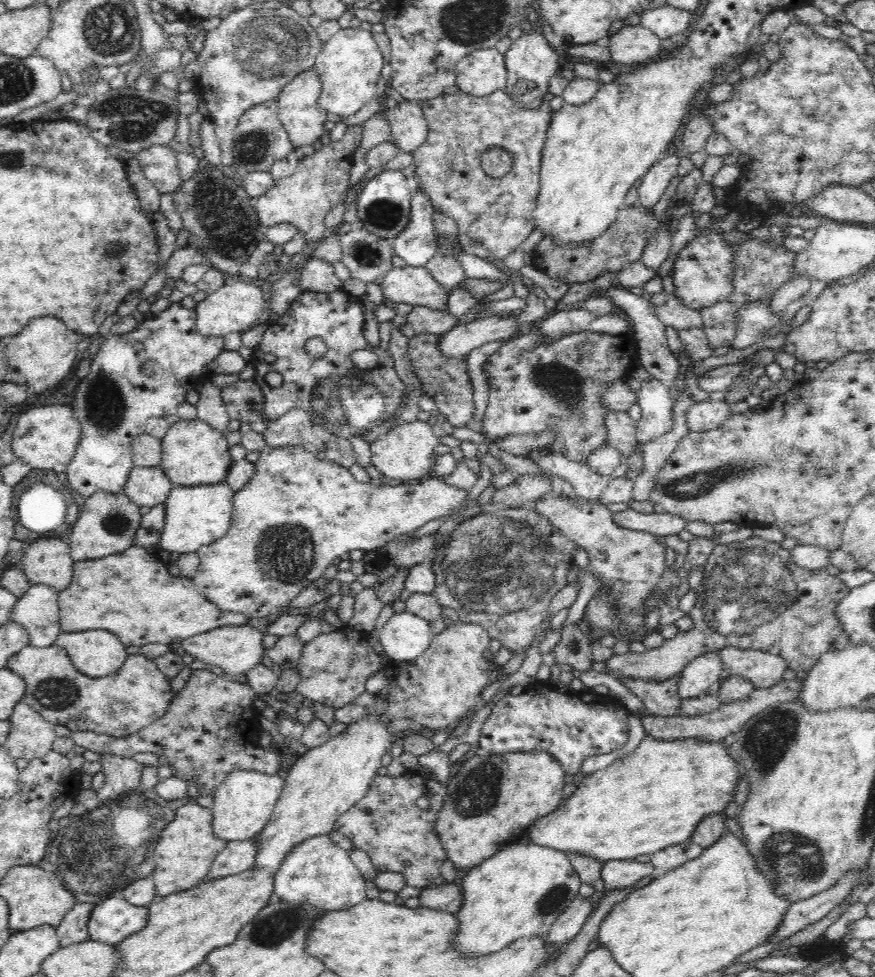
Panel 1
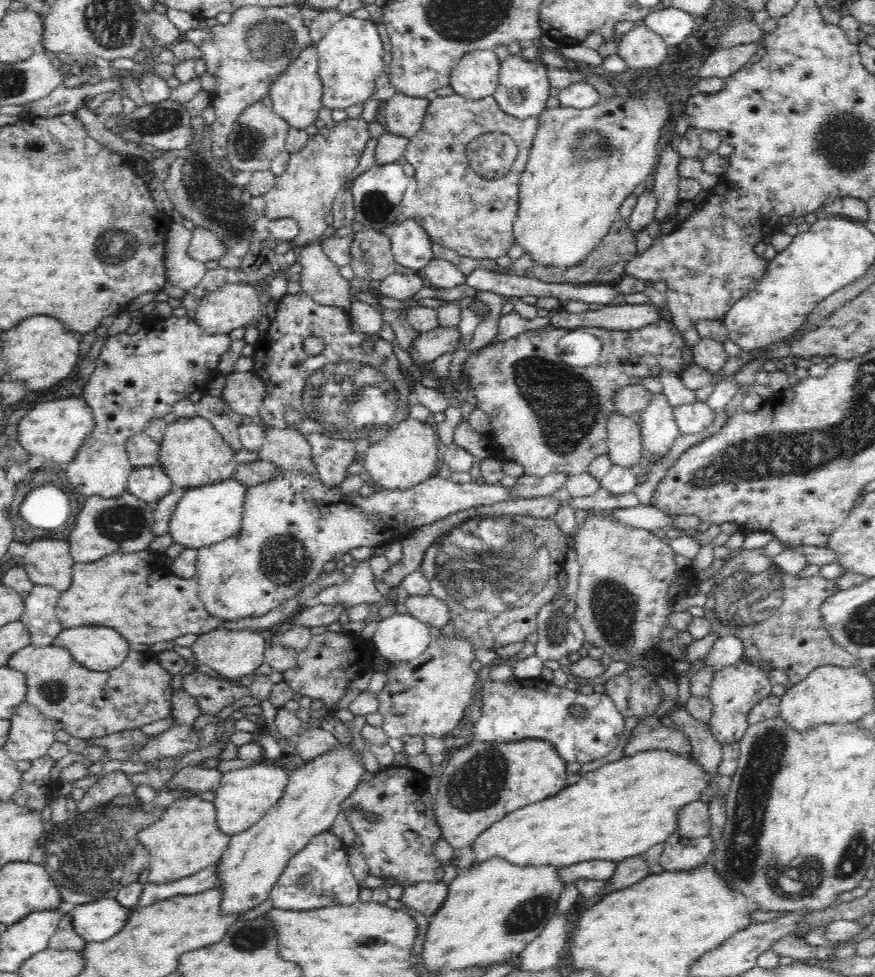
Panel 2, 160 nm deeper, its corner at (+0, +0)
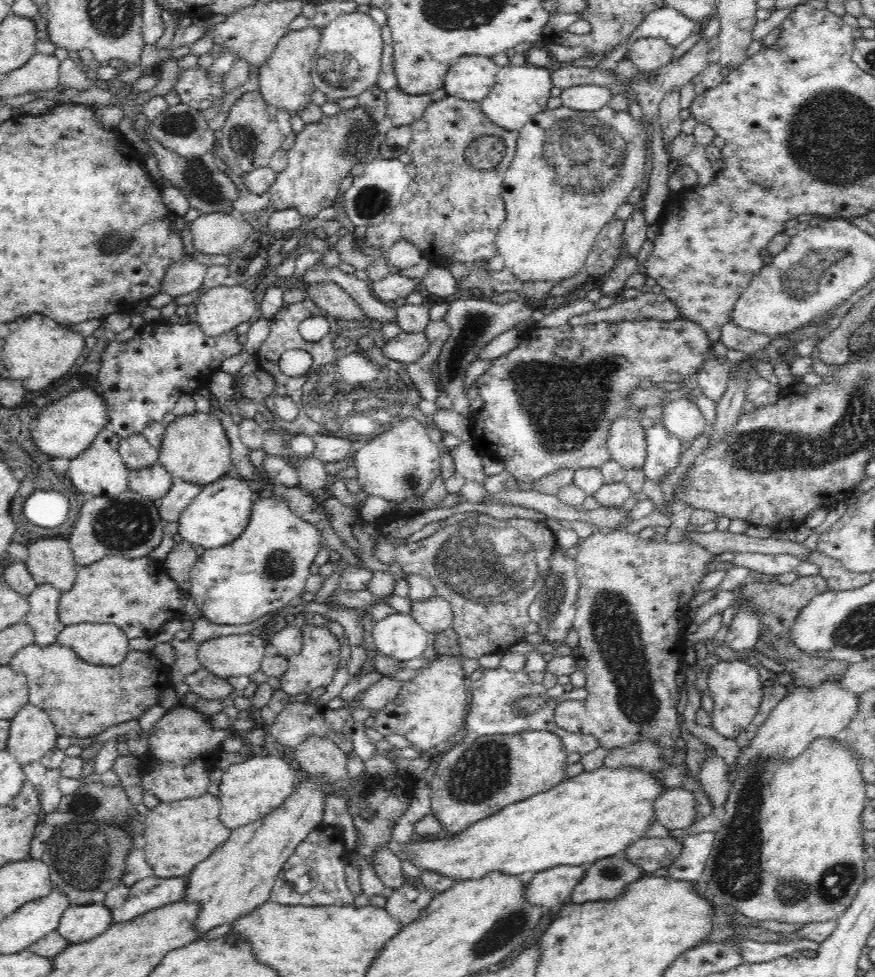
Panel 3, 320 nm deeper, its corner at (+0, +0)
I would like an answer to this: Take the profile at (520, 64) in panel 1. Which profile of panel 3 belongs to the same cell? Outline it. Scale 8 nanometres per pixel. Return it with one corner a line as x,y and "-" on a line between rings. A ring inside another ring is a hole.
524,64
500,67
497,72
496,84
480,102
480,109
484,115
496,126
504,130
520,130
528,120
538,113
546,112
550,90
553,82
551,72
546,67

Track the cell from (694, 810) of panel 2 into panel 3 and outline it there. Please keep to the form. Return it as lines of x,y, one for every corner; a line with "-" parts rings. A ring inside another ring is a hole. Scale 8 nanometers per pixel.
664,788
654,801
654,812
658,823
668,830
688,828
700,820
696,819
695,793
684,788

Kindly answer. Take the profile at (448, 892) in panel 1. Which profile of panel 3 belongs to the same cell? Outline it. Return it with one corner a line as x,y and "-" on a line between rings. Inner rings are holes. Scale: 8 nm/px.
405,883
387,898
385,909
396,923
408,925
416,920
415,918
428,906
434,895
436,894
424,888
423,884
416,887

